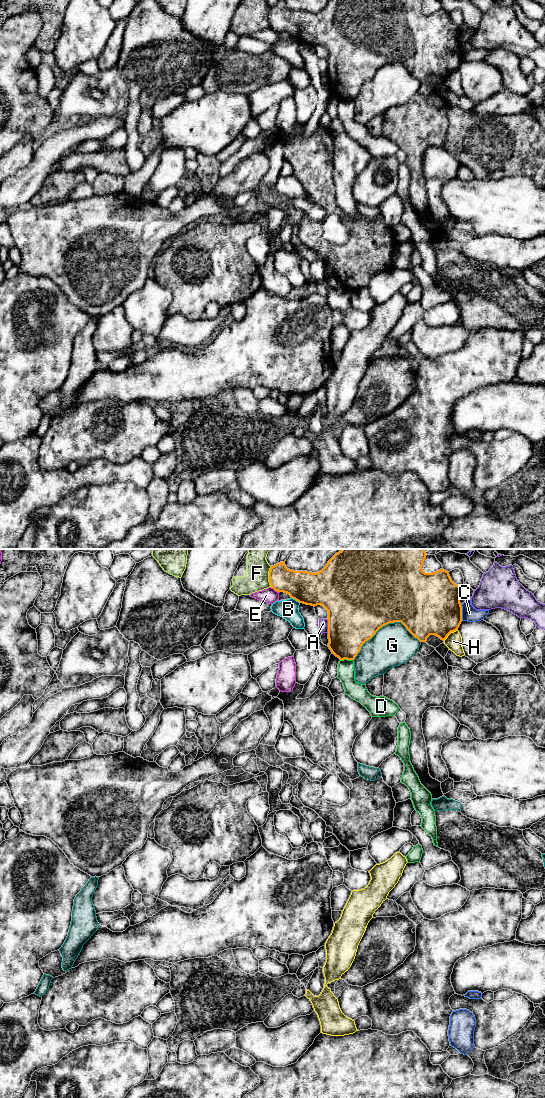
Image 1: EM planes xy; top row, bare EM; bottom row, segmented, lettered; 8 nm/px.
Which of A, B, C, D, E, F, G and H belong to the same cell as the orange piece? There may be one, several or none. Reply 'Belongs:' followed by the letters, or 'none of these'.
Belongs: none of these

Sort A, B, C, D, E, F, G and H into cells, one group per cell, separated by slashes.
A / B / C / D / E / F / G / H

